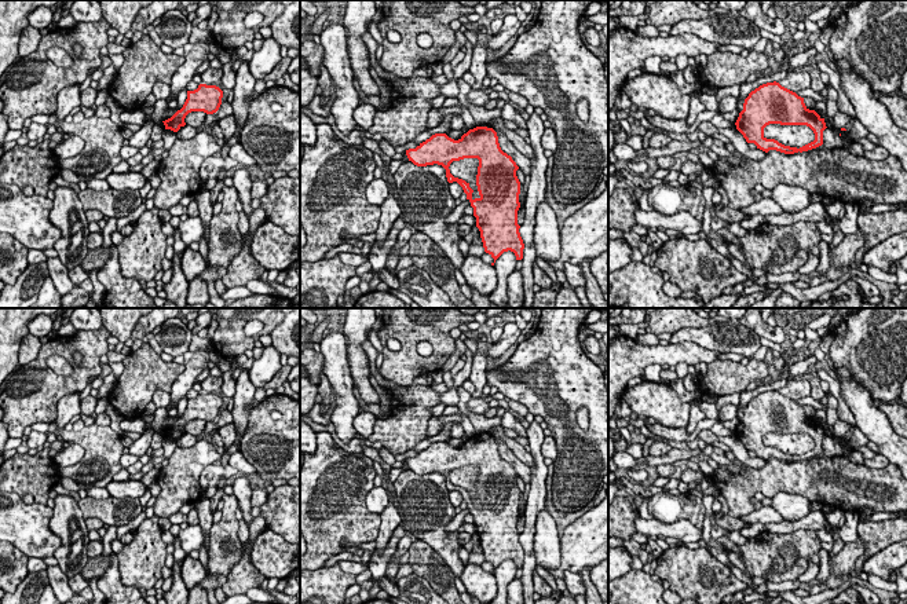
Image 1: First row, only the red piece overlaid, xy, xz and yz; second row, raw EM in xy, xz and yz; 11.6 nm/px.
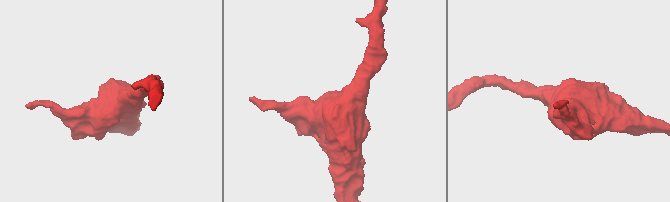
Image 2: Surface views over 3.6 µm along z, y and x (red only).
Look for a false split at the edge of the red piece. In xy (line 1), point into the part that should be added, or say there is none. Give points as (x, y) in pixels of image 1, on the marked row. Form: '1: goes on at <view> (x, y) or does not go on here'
1: does not go on here

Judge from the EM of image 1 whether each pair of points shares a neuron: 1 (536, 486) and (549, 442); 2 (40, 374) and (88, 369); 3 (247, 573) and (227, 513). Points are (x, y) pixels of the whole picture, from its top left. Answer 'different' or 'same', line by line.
1: different
2: same
3: different

